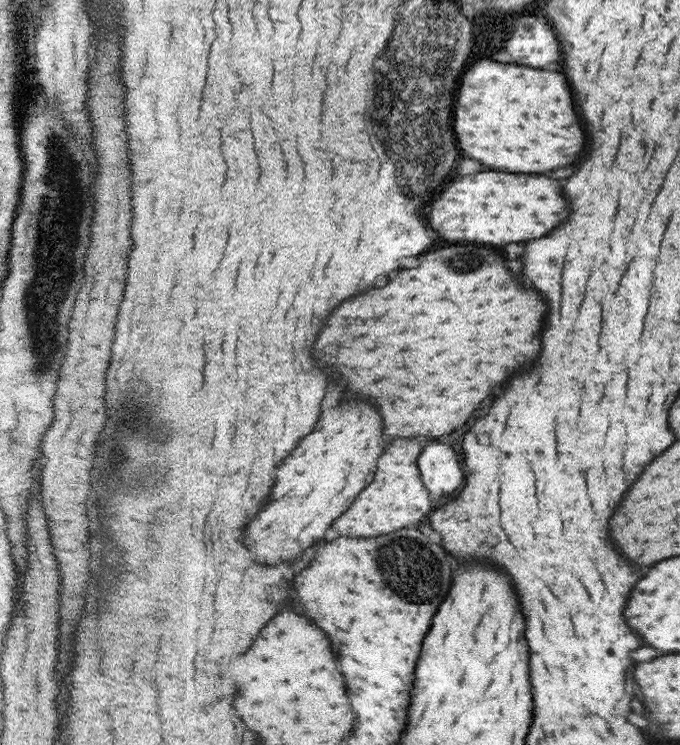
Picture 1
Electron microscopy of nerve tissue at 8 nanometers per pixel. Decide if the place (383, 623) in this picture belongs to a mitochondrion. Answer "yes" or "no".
no

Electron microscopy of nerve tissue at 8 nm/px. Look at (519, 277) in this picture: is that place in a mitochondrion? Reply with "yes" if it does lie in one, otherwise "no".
no

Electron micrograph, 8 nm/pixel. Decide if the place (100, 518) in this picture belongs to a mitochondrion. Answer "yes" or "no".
no

